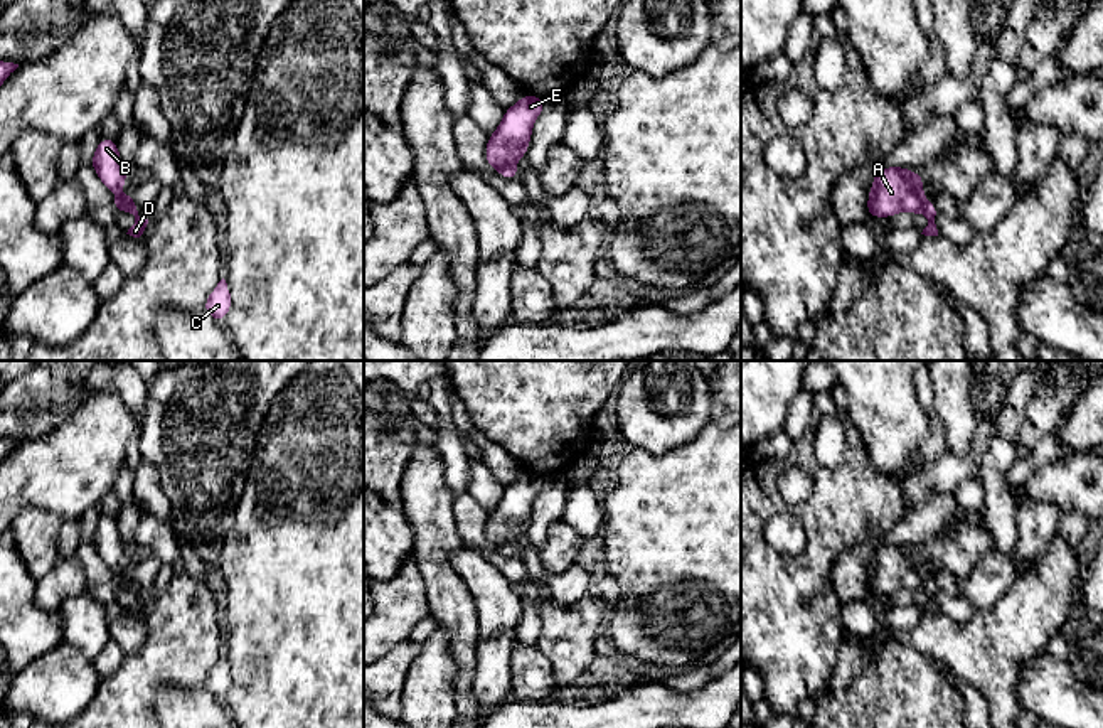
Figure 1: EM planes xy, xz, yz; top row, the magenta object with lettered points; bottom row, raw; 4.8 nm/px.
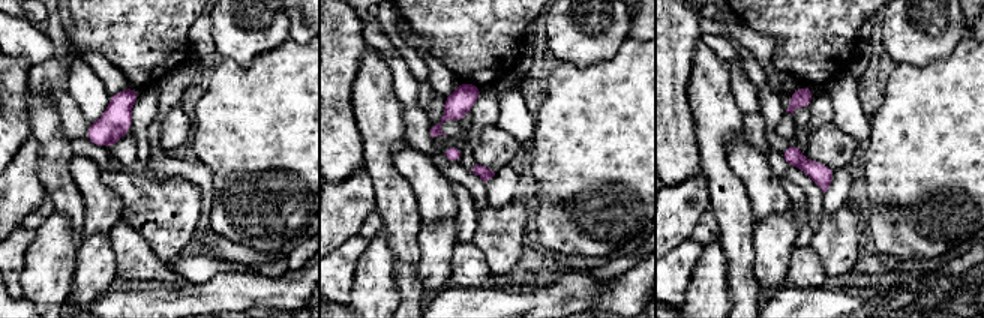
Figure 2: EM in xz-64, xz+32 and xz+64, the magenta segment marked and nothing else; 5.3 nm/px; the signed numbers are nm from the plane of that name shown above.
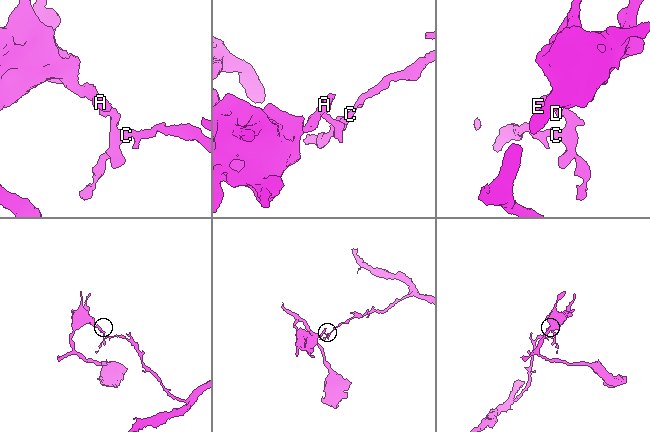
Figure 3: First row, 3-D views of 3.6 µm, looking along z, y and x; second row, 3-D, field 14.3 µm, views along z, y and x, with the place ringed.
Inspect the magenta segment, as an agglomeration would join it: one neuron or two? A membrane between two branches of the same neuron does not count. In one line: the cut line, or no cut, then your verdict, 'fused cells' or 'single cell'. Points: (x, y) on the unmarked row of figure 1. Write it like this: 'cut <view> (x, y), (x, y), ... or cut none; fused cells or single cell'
cut xz (514, 540), (497, 546); fused cells

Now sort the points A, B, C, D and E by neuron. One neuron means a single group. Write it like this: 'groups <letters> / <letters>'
groups A B E / C D

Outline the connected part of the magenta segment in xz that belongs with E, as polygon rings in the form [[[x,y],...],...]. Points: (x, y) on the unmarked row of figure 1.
[[[525,470],[514,484],[505,487],[498,506],[488,514],[485,524],[485,536],[492,546],[514,543],[525,534],[534,499],[544,484],[546,477]]]

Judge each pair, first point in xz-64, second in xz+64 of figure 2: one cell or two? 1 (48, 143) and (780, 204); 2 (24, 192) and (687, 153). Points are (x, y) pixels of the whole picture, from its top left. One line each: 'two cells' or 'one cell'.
1: two cells
2: two cells

